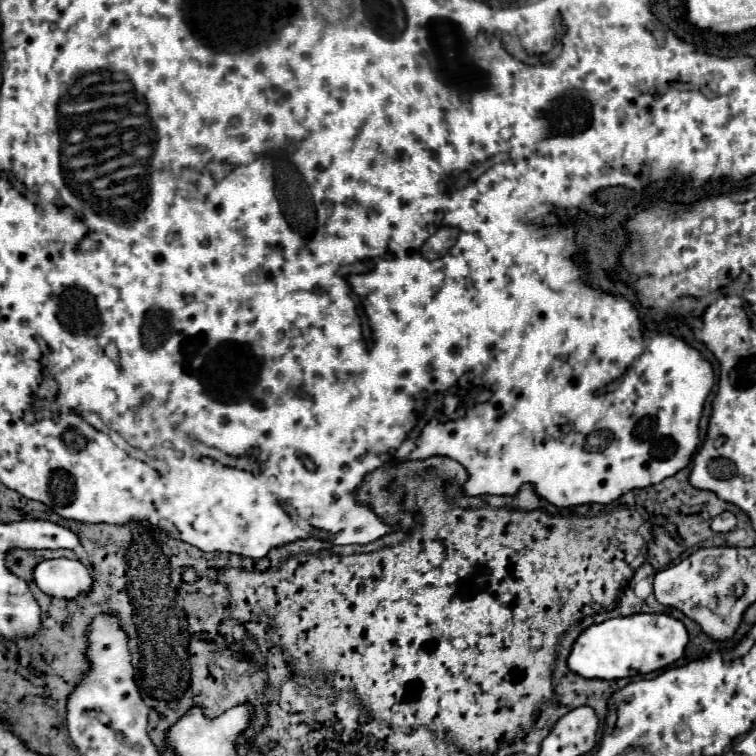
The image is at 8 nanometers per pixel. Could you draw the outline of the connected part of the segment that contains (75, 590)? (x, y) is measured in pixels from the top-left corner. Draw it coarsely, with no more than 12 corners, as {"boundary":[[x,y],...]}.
{"boundary":[[79,560],[41,562],[37,584],[45,594],[75,600],[89,594],[91,572]]}

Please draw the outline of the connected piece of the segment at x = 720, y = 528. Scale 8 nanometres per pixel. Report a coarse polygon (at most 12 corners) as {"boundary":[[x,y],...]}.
{"boundary":[[723,512],[713,518],[711,530],[721,534],[735,528],[735,516]]}

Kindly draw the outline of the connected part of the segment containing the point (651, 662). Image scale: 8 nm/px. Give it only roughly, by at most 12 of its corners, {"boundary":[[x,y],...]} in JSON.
{"boundary":[[669,614],[589,626],[567,666],[629,678],[677,662],[689,642]]}

